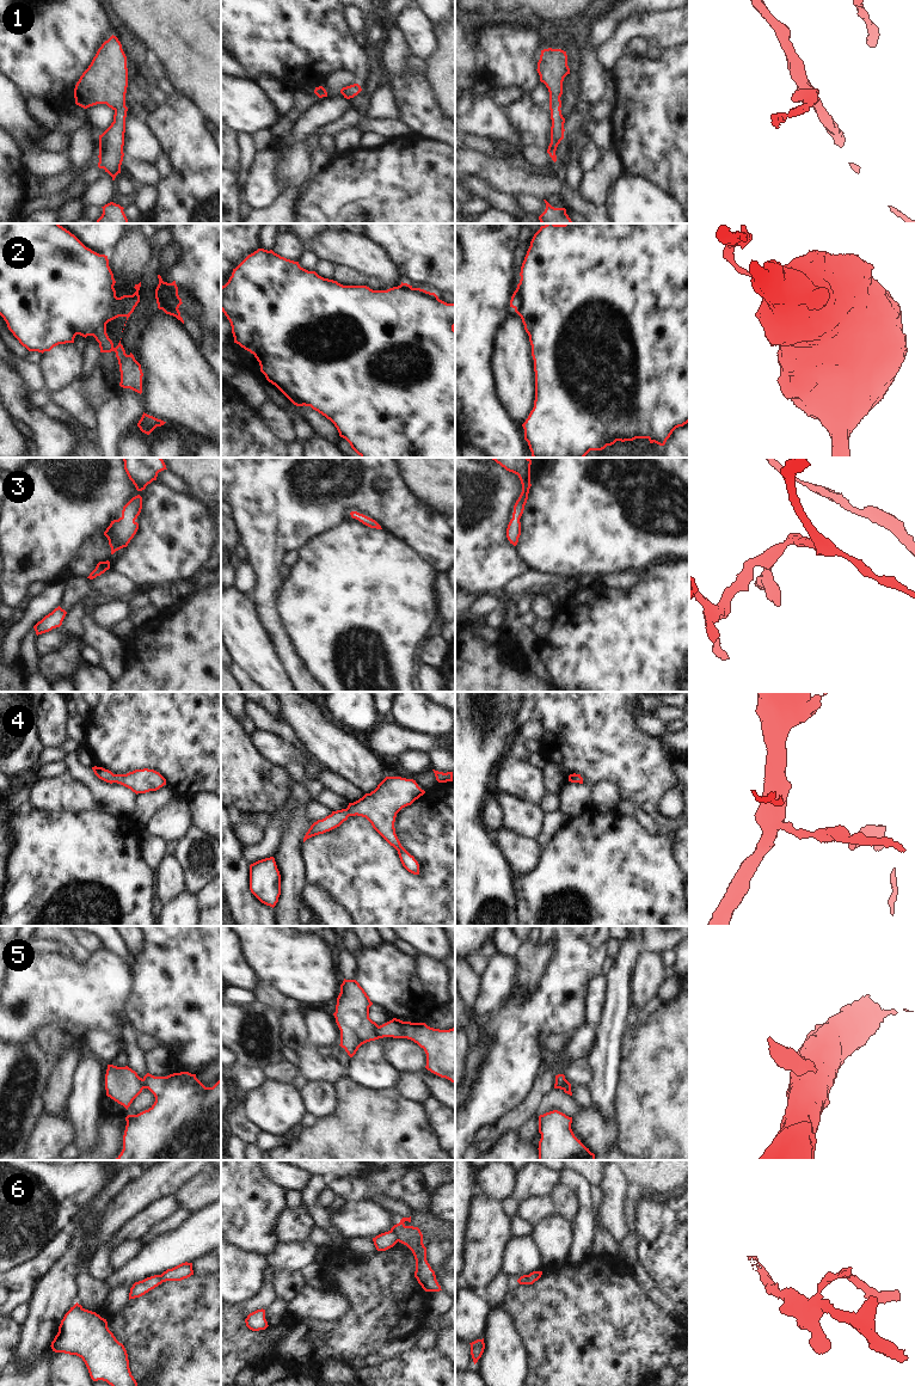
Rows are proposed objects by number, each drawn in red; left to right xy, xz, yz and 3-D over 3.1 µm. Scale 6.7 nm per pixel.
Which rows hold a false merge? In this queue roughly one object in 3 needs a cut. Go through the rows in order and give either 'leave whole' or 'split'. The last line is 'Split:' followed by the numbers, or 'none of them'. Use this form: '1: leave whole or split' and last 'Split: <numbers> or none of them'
1: leave whole
2: split
3: leave whole
4: leave whole
5: split
6: split
Split: 2, 5, 6

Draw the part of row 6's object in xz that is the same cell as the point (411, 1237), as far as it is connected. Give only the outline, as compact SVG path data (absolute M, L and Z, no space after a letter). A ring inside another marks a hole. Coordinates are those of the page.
M403 1218L391 1231L397 1235L398 1241L406 1245L416 1259L414 1277L425 1292L440 1292L441 1286L436 1280L435 1271L426 1261L426 1247L423 1244L423 1234L418 1227L406 1226L404 1222L411 1222L410 1218Z

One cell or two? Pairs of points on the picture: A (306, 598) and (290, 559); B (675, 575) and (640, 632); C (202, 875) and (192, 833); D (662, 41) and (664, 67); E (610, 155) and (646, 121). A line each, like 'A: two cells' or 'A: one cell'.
A: two cells
B: one cell
C: one cell
D: two cells
E: two cells

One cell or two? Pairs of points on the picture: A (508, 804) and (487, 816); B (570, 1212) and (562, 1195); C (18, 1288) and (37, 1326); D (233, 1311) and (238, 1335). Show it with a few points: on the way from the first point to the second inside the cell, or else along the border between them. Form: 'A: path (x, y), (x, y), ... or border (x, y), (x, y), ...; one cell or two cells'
A: border (492, 791), (501, 809), (504, 826); two cells
B: path (567, 1208), (563, 1199); one cell
C: border (42, 1277), (28, 1301); two cells
D: path (233, 1317), (233, 1329); one cell

